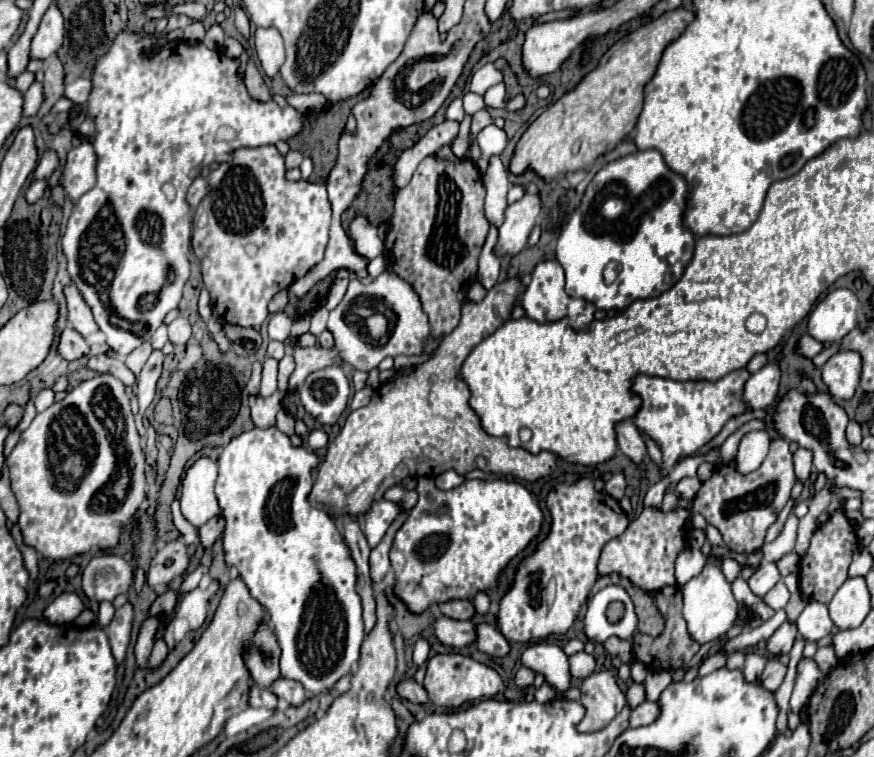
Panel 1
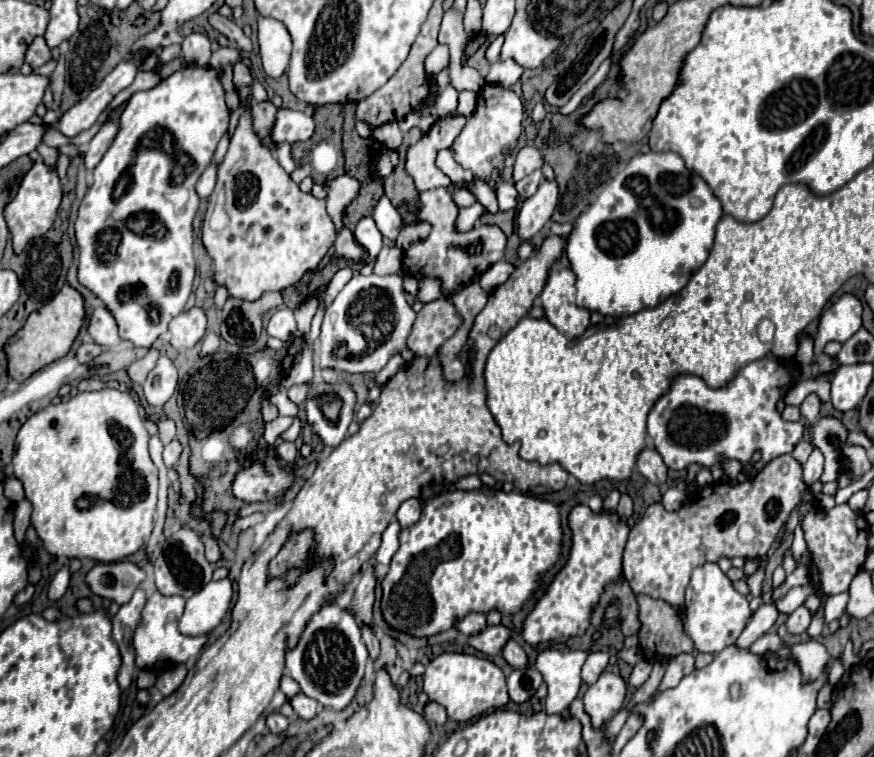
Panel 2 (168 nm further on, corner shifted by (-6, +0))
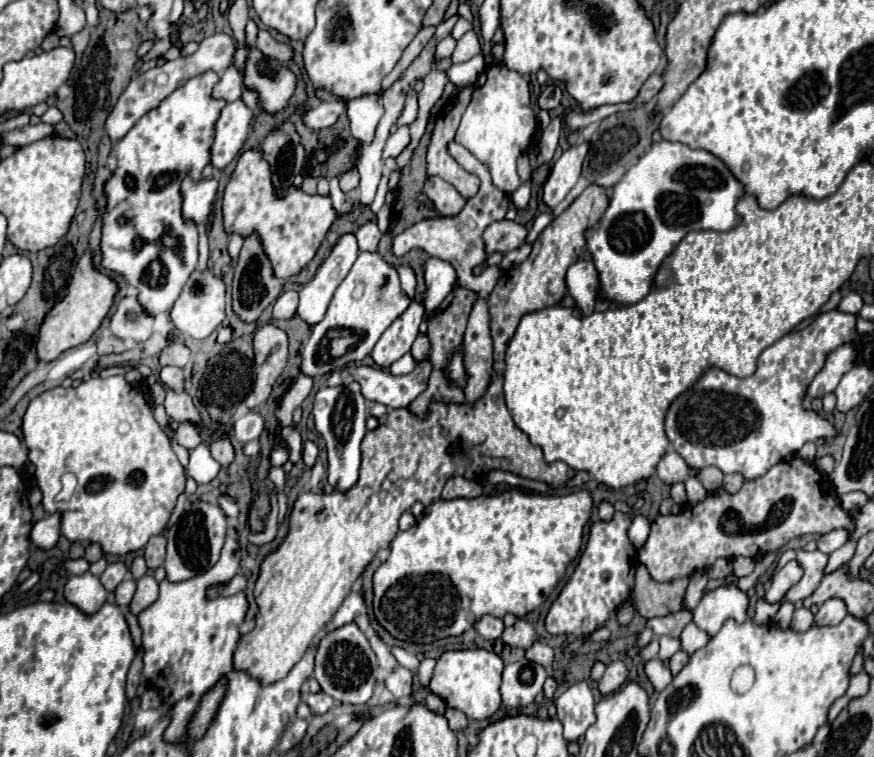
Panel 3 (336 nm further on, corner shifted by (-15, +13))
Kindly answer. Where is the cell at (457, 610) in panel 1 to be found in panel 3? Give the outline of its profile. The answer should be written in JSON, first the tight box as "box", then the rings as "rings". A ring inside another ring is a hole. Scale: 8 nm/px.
{"box":[476,615,504,639],"rings":[[[484,615],[482,619],[478,619],[476,621],[476,631],[484,637],[484,639],[498,639],[500,635],[502,635],[502,631],[504,631],[504,623],[502,623],[502,619],[498,619],[498,617],[494,617],[494,615]]]}

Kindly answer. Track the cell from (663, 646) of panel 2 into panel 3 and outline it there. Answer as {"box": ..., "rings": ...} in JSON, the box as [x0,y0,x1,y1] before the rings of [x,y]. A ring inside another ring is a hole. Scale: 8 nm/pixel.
{"box":[632,565,688,619],"rings":[[[640,565],[636,571],[636,583],[632,589],[636,611],[644,619],[676,613],[682,609],[686,587],[688,587],[688,579],[678,579],[676,583],[658,583],[648,575],[646,567]]]}

